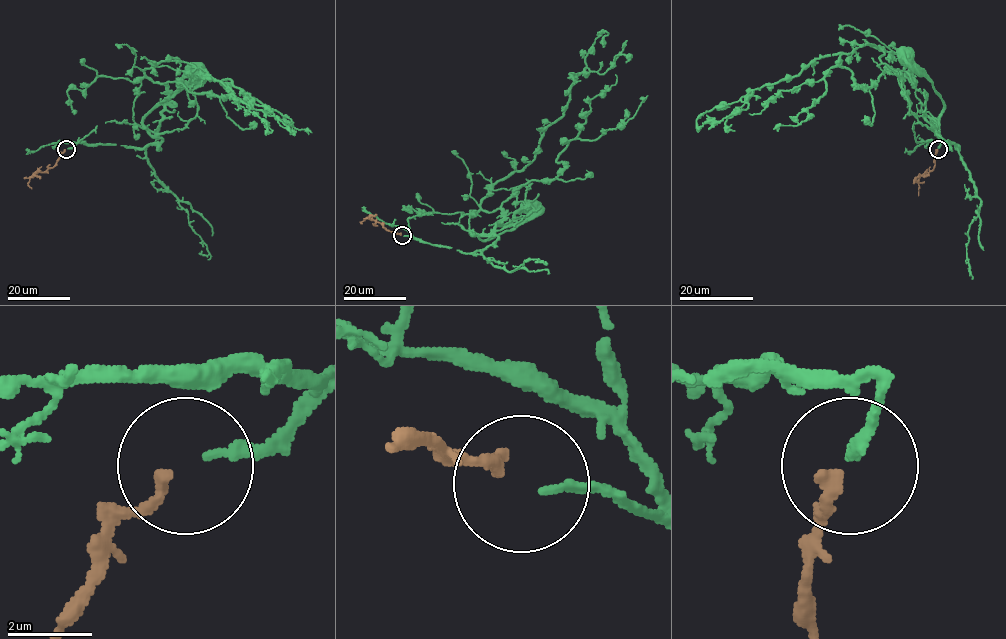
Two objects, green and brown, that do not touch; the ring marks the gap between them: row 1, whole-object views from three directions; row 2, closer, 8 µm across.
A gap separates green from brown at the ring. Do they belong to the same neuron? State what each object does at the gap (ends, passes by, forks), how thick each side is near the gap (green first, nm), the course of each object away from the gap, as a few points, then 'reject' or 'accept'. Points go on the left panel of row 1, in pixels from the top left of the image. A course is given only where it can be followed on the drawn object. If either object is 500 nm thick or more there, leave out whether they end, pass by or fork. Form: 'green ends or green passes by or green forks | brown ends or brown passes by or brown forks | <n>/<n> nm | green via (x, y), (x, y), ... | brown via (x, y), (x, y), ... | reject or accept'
green ends | brown ends | 200/340 nm | green via (67, 149), (79, 142), (157, 145), (161, 138), (150, 134), (143, 117), (177, 92), (196, 68) | brown via (65, 150), (47, 171), (36, 172), (30, 178), (28, 185), (31, 189) | accept

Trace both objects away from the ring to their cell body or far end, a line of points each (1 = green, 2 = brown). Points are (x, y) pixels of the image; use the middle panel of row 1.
1: (403, 236), (465, 253), (482, 251), (497, 236), (479, 236), (482, 239), (489, 239), (513, 230), (532, 208)
2: (401, 235), (367, 218)

